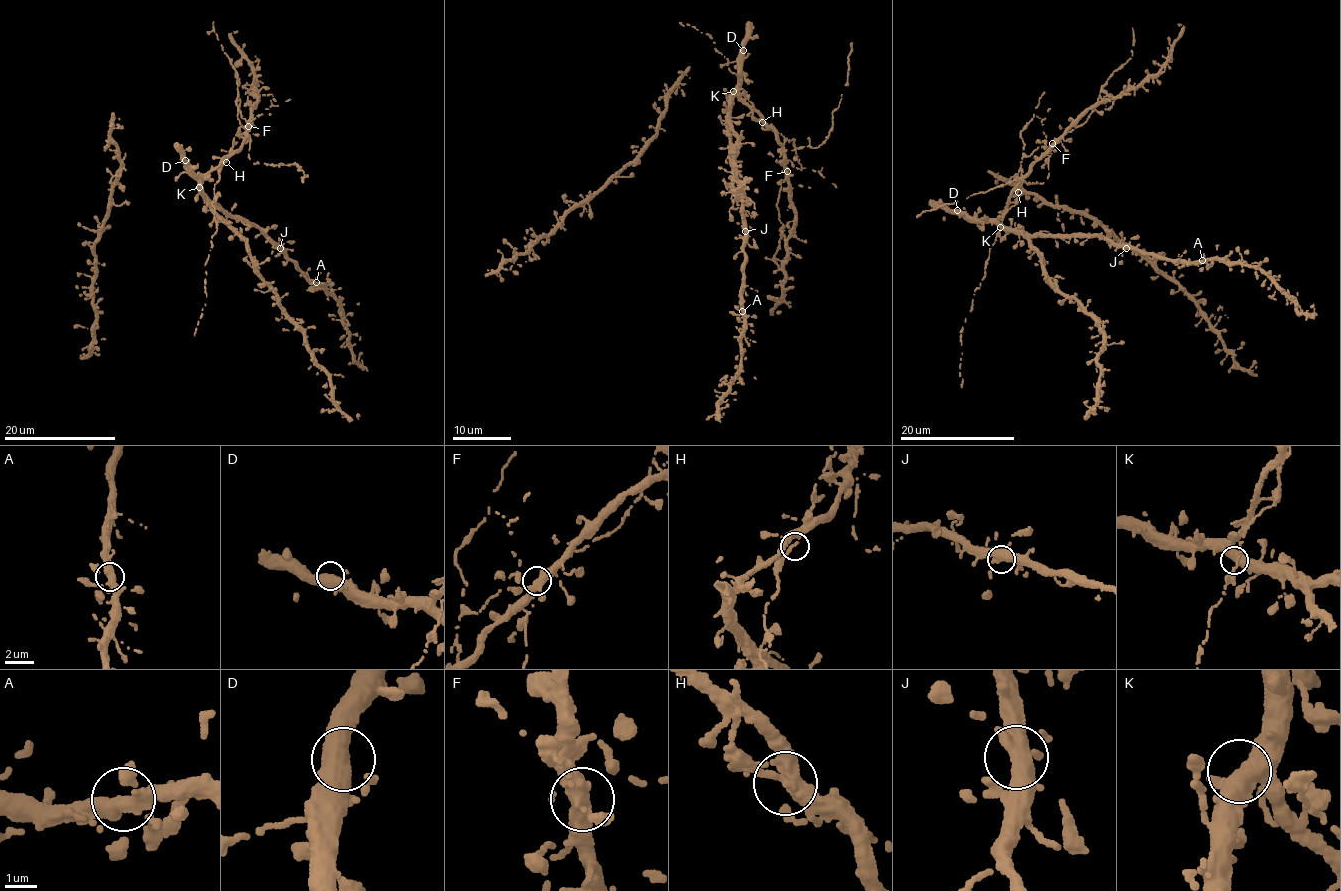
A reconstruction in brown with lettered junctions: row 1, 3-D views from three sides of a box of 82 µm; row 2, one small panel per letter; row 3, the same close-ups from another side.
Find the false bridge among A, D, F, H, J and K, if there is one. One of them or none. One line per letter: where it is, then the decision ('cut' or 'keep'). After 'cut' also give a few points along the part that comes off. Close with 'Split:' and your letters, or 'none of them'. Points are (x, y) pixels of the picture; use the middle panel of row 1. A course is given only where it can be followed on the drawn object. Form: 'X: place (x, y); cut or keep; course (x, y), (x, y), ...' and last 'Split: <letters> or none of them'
A: place (742, 311); keep
D: place (743, 50); keep
F: place (787, 171); keep
H: place (762, 122); keep
J: place (745, 231); keep
K: place (733, 91); keep
Split: none of them

